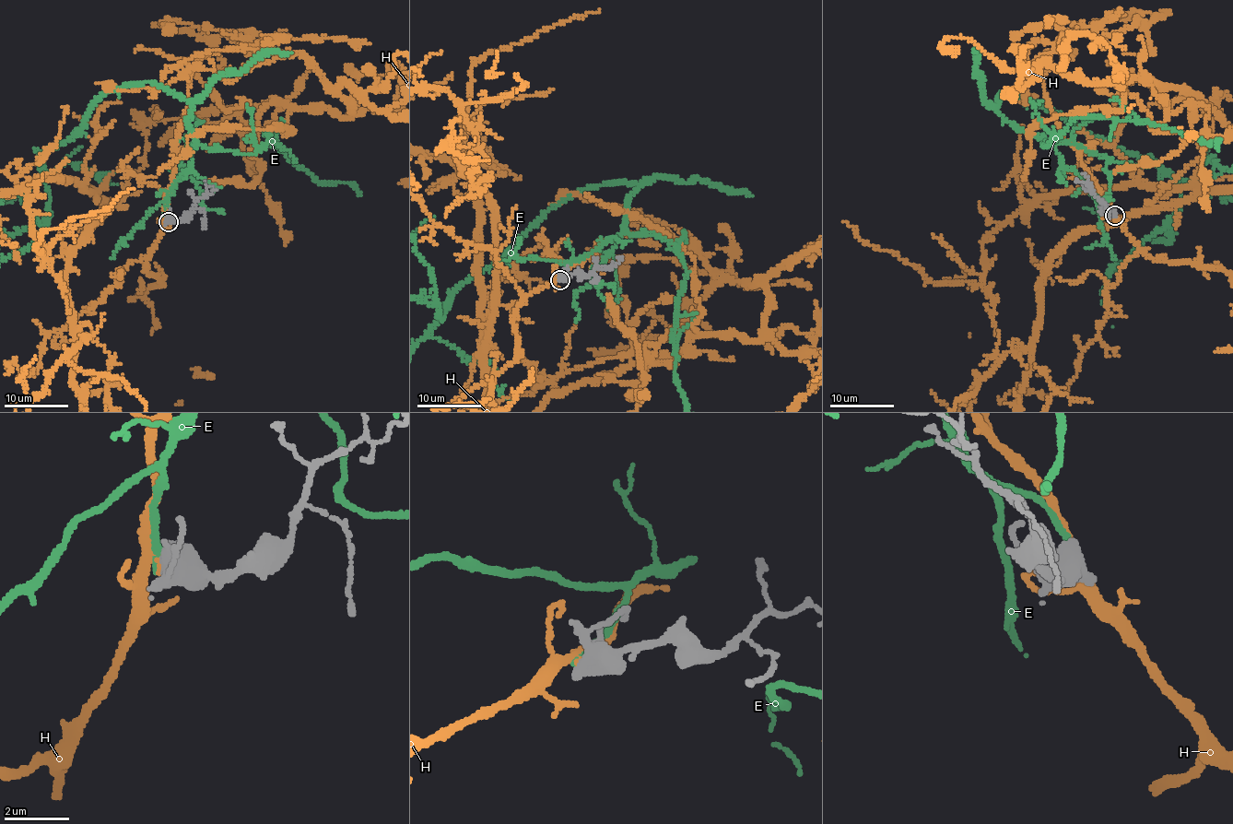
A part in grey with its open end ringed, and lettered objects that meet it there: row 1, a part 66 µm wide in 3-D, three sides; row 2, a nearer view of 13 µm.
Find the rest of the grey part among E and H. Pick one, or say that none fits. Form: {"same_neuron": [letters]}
{"same_neuron": []}

